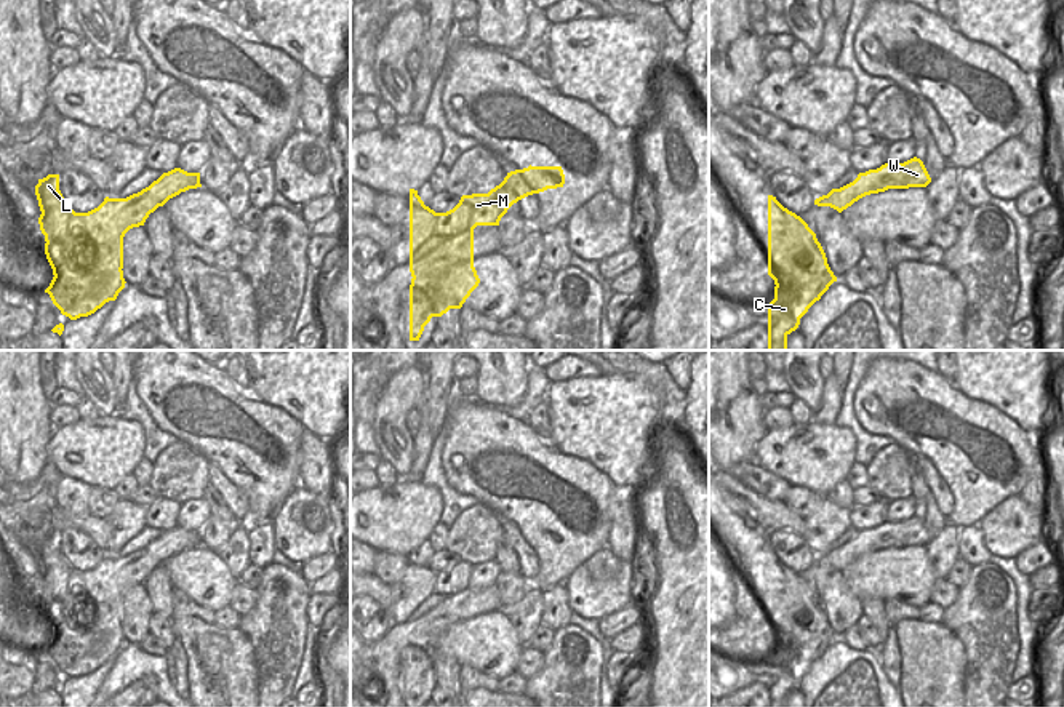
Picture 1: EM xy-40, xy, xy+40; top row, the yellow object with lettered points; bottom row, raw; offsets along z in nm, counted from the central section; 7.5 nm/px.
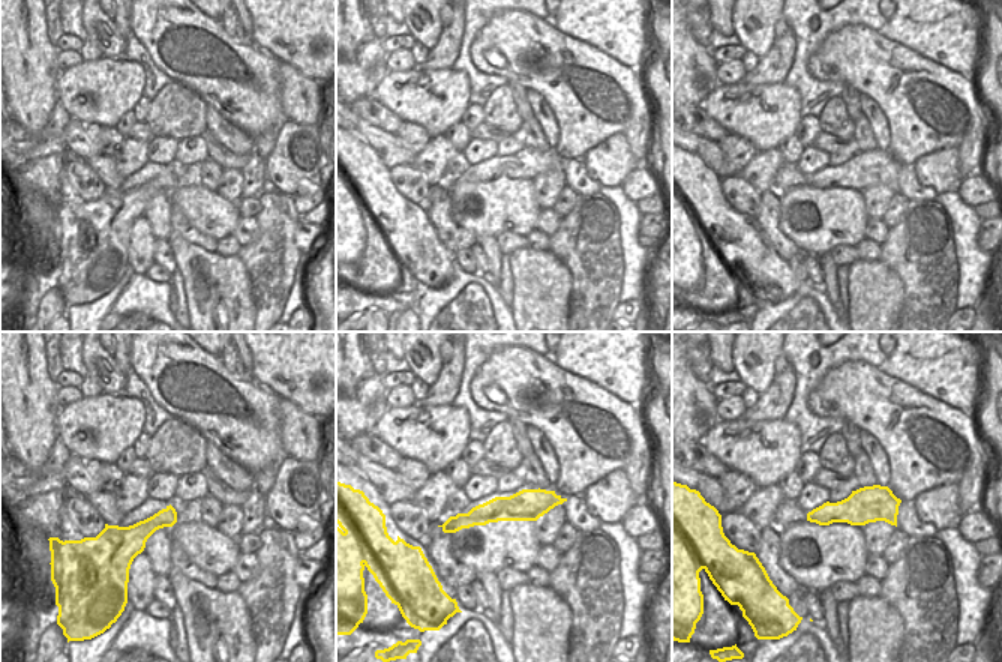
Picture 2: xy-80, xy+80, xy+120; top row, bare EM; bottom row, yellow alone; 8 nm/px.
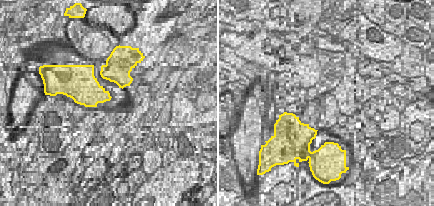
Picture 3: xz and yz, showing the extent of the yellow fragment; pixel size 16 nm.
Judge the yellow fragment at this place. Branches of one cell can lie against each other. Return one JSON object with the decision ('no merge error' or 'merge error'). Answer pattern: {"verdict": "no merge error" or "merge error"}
{"verdict": "merge error"}

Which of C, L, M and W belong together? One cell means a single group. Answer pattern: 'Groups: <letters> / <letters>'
Groups: C M W / L

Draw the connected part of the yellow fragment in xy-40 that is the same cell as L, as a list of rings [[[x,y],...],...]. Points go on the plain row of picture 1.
[[[48,533],[38,537],[35,553],[40,565],[40,589],[45,600],[50,603],[66,601],[66,609],[58,617],[50,619],[50,624],[62,622],[66,616],[75,616],[77,622],[98,617],[98,606],[91,595],[83,589],[80,574],[64,558],[59,549],[59,533]]]

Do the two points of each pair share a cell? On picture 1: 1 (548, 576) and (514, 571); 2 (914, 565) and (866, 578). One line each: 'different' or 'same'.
1: same
2: same

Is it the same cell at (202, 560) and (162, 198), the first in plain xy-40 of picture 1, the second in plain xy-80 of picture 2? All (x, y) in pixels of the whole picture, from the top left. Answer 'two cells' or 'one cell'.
two cells

